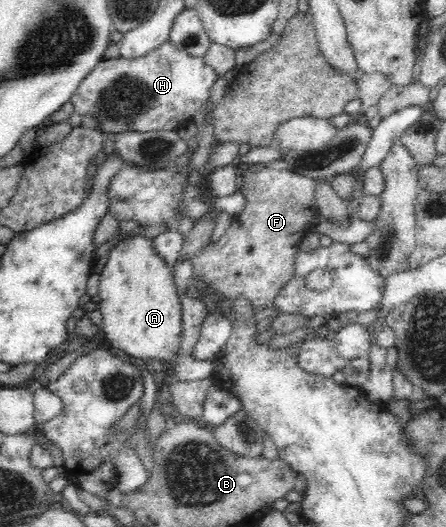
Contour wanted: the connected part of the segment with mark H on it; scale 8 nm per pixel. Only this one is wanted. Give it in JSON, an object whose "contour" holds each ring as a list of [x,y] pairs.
{"contour":[[[168,40],[158,48],[155,48],[150,54],[141,56],[137,59],[128,60],[124,57],[120,57],[112,60],[100,60],[100,62],[98,62],[98,64],[96,64],[94,68],[92,68],[90,72],[80,80],[80,84],[78,84],[78,88],[75,89],[70,101],[74,105],[75,112],[81,116],[91,114],[91,116],[96,118],[95,124],[97,124],[99,130],[105,134],[108,132],[126,132],[126,130],[131,130],[132,132],[156,132],[156,130],[177,131],[178,129],[184,128],[184,126],[192,120],[194,114],[207,103],[211,88],[213,87],[217,76],[217,72],[214,72],[214,69],[210,68],[210,65],[207,64],[204,57],[190,56],[190,53],[186,52],[186,49],[179,49],[174,43],[172,43],[172,41]]]}

